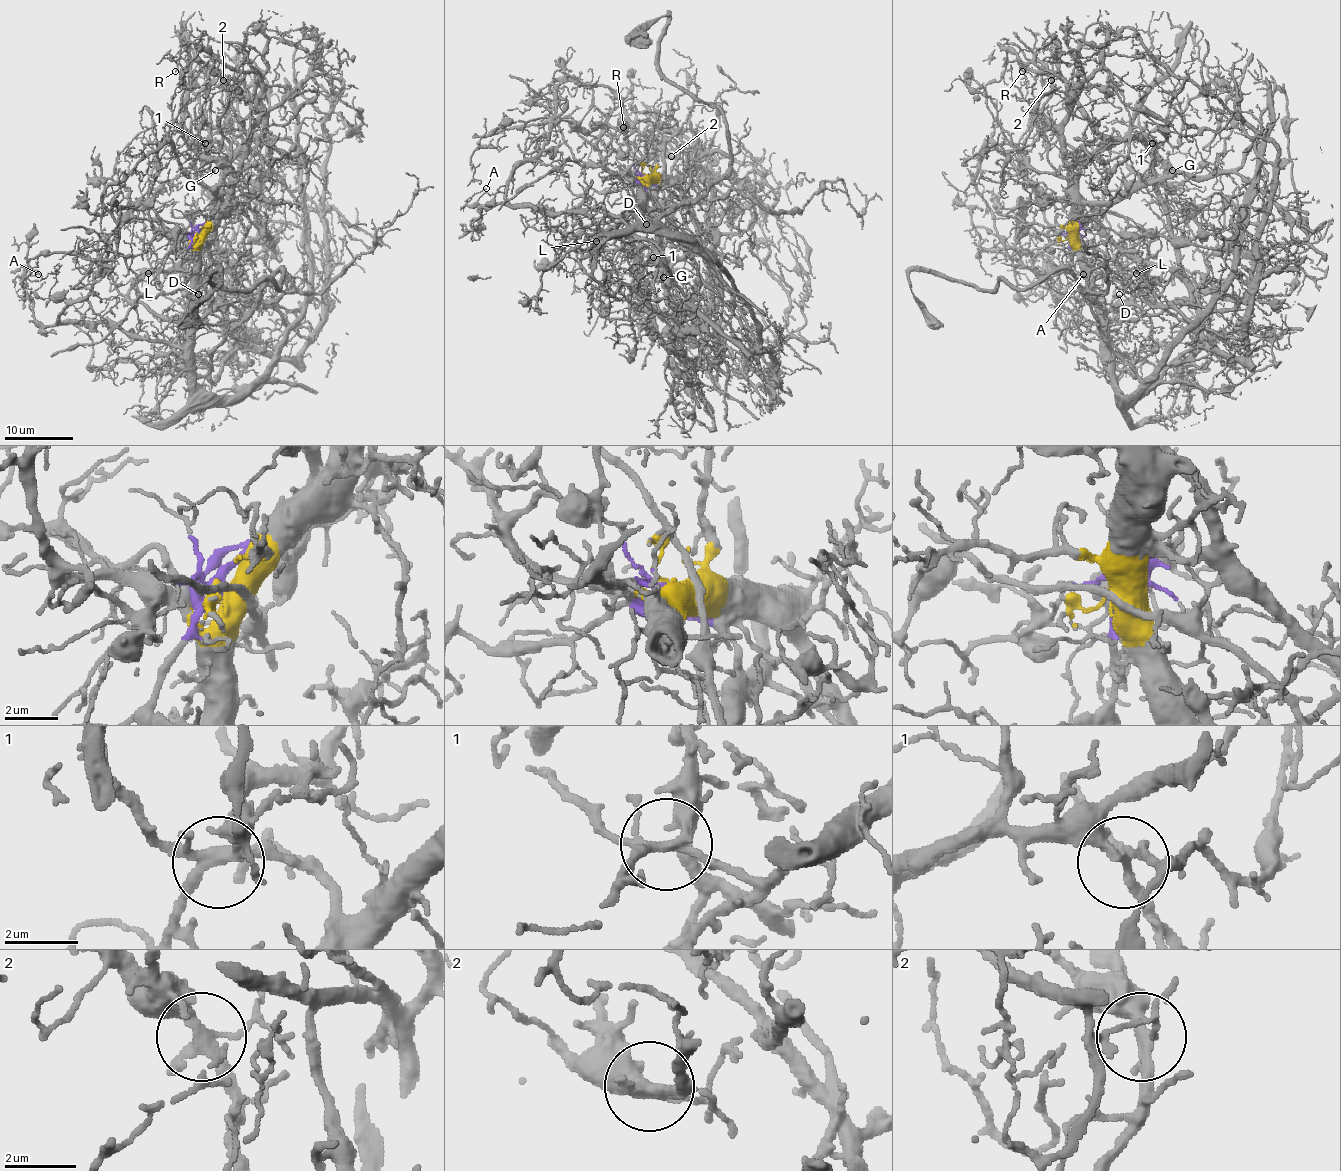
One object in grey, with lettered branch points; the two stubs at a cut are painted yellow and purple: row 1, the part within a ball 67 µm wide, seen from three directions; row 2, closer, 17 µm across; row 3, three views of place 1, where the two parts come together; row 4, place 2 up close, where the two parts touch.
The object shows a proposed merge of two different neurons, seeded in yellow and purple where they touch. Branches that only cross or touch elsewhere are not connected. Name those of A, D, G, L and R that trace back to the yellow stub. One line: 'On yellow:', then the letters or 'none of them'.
On yellow: A, D, G, L, R

